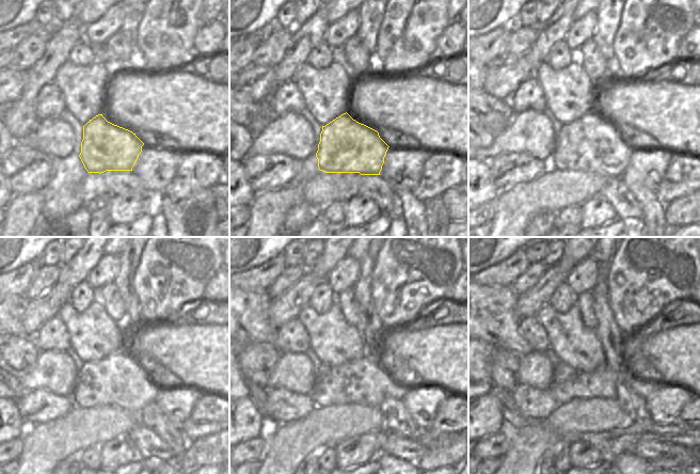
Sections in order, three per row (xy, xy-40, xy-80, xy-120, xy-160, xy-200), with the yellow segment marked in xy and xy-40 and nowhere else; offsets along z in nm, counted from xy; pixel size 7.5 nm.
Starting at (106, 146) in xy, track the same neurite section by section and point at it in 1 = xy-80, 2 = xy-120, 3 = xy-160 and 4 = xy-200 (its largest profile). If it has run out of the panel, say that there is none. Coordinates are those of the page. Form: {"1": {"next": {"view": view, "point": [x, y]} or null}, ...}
{"1": {"next": {"view": "xy-80", "point": [590, 143]}}, "2": {"next": {"view": "xy-120", "point": [120, 380]}}, "3": {"next": {"view": "xy-160", "point": [366, 381]}}, "4": {"next": {"view": "xy-200", "point": [568, 383]}}}

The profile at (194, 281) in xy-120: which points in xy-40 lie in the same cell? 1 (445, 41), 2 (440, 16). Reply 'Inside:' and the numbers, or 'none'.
Inside: 2

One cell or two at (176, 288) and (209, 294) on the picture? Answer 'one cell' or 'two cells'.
two cells

